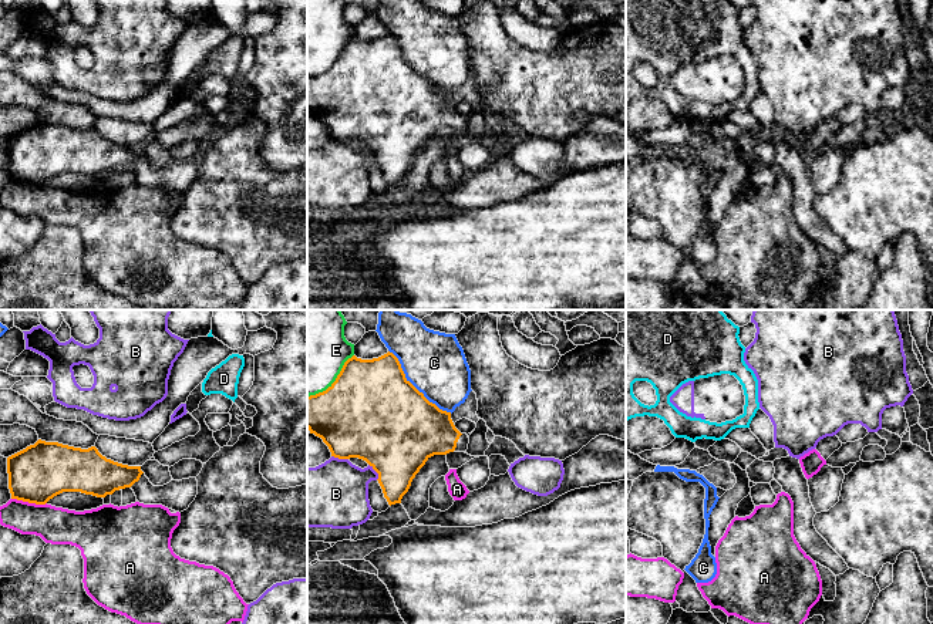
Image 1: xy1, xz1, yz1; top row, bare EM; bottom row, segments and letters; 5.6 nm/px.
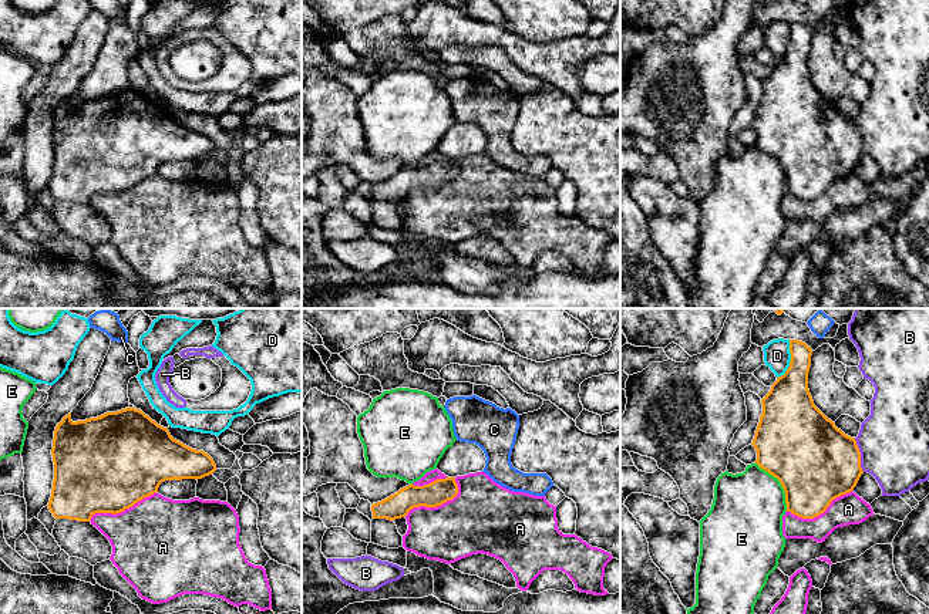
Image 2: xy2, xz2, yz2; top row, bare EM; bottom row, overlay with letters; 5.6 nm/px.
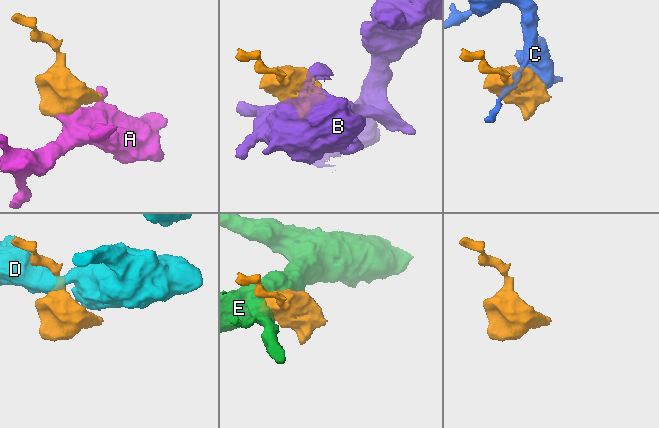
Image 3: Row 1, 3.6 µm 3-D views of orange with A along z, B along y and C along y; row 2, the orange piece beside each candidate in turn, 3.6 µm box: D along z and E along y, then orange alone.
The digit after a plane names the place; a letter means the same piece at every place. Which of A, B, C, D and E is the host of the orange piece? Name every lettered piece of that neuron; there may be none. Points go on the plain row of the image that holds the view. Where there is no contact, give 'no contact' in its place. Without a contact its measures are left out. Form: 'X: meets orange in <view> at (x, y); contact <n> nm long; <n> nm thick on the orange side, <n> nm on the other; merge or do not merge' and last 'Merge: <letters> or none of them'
A: meets orange in xy2 at (123, 192); contact 420 nm long; 500 nm thick on the orange side, 480 nm on the other; do not merge
B: meets orange in yz2 at (860, 137); contact 200 nm long; 460 nm thick on the orange side, 400 nm on the other; do not merge
C: meets orange in xz1 at (414, 68); contact 500 nm long; 500 nm thick on the orange side, 360 nm on the other; do not merge
D: meets orange in yz2 at (791, 41); contact 240 nm long; 260 nm thick on the orange side, 150 nm on the other; do not merge
E: meets orange in xz1 at (334, 63); contact 360 nm long; 500 nm thick on the orange side, 420 nm on the other; do not merge
Merge: none of them

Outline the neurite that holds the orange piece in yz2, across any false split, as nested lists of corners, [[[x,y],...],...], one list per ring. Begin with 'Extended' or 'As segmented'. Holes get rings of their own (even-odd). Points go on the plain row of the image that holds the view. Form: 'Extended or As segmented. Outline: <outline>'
As segmented. Outline: [[[790,21],[791,43],[784,57],[761,81],[763,95],[753,121],[755,145],[777,159],[785,173],[787,193],[814,200],[831,183],[854,172],[861,156],[861,134],[855,119],[845,117],[815,87],[808,71],[812,31],[805,24]]]

